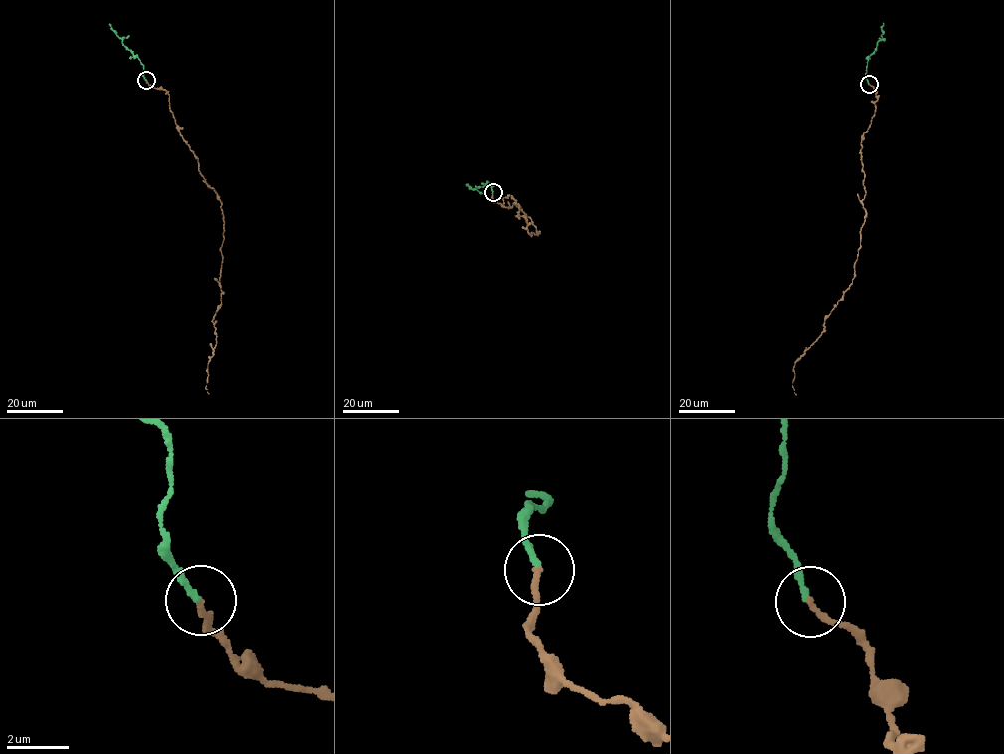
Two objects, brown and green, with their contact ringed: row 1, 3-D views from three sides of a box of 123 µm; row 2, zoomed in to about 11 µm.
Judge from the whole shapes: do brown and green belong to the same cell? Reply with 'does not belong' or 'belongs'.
belongs

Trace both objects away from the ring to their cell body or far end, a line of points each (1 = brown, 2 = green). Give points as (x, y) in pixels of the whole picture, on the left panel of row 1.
1: (146, 80), (168, 93), (180, 135), (221, 203), (222, 292), (213, 321), (216, 343), (208, 363), (209, 393)
2: (146, 80), (144, 66), (109, 24)

